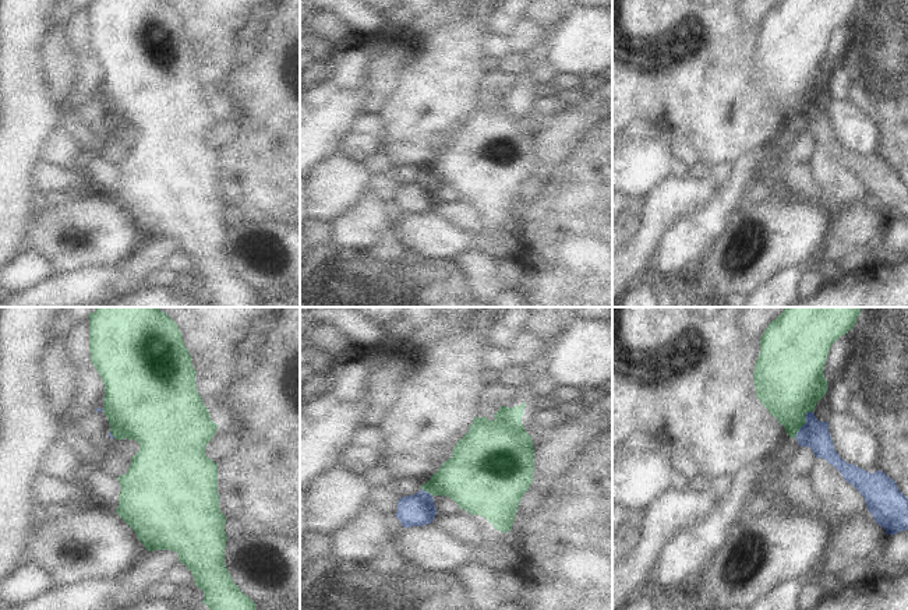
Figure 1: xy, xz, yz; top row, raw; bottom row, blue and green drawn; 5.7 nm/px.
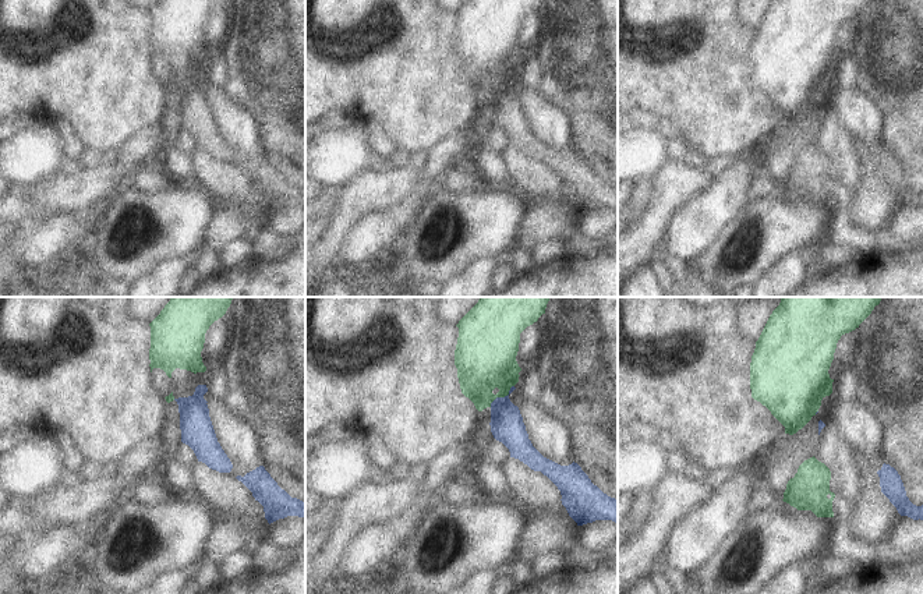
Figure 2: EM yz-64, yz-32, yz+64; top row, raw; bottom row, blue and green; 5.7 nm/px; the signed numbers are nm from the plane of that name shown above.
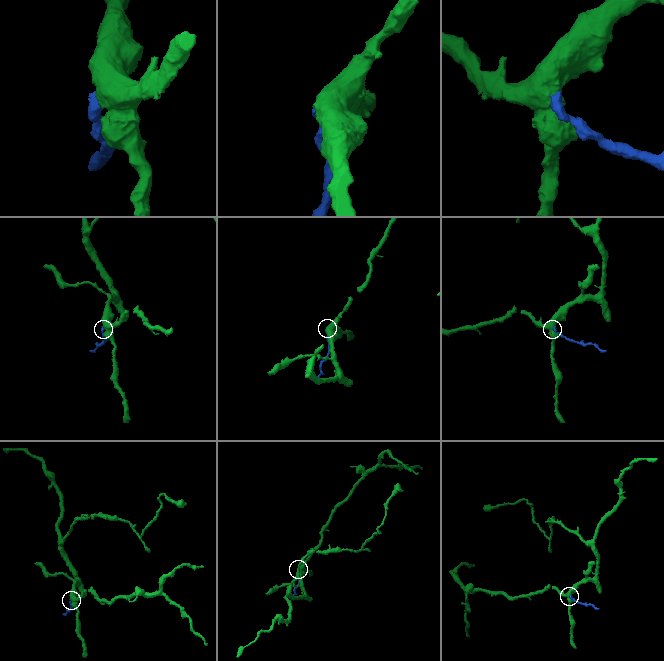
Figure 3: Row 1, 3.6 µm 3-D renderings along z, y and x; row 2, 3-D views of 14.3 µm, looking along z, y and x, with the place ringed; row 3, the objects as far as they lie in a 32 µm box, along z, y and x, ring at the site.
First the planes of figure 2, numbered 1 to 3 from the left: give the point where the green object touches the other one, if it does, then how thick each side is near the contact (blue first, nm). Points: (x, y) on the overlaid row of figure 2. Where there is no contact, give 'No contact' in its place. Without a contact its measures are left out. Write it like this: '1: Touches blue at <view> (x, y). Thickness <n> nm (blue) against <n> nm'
1: No contact
2: Touches blue at yz-32 (502, 398). Thickness 190 nm (blue) against 360 nm
3: No contact

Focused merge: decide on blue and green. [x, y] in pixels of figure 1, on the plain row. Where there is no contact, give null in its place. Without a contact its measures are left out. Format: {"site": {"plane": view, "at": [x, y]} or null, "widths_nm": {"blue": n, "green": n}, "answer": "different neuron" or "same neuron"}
{"site": {"plane": "yz", "at": [805, 110]}, "widths_nm": {"blue": 170, "green": 380}, "answer": "different neuron"}

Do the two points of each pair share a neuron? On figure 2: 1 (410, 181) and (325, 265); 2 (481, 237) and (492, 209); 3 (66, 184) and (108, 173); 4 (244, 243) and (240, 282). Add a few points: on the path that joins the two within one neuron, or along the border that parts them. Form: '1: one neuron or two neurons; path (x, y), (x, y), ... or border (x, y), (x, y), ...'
1: one neuron; path (382, 188), (374, 190), (338, 226), (332, 237)
2: one neuron; path (481, 230), (492, 216)
3: one neuron; path (75, 184), (98, 183)
4: two neurons; border (253, 255), (241, 264), (222, 269)

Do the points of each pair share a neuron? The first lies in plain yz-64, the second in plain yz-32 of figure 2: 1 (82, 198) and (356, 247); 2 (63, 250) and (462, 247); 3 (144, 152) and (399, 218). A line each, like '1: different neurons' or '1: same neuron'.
1: different neurons
2: different neurons
3: same neuron

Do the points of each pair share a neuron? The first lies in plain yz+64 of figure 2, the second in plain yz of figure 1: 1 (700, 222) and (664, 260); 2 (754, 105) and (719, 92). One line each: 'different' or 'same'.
1: same
2: same

